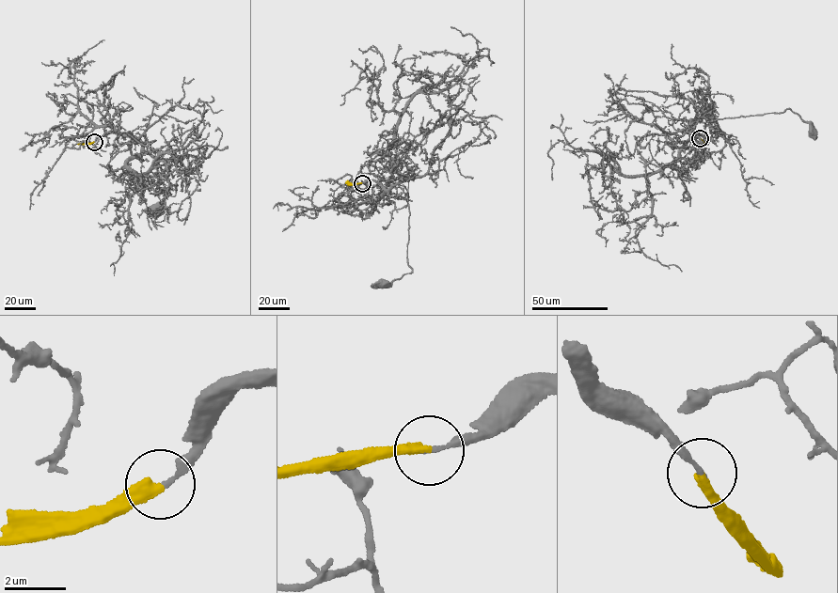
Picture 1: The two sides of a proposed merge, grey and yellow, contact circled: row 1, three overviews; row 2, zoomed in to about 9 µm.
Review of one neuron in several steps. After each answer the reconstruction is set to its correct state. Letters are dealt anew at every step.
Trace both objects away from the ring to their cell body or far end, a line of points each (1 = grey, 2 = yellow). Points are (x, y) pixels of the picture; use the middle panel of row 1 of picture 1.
1: (362, 183), (373, 179), (388, 189), (408, 180), (406, 257), (412, 271), (391, 284), (383, 283)
2: (362, 183), (349, 184), (345, 181)

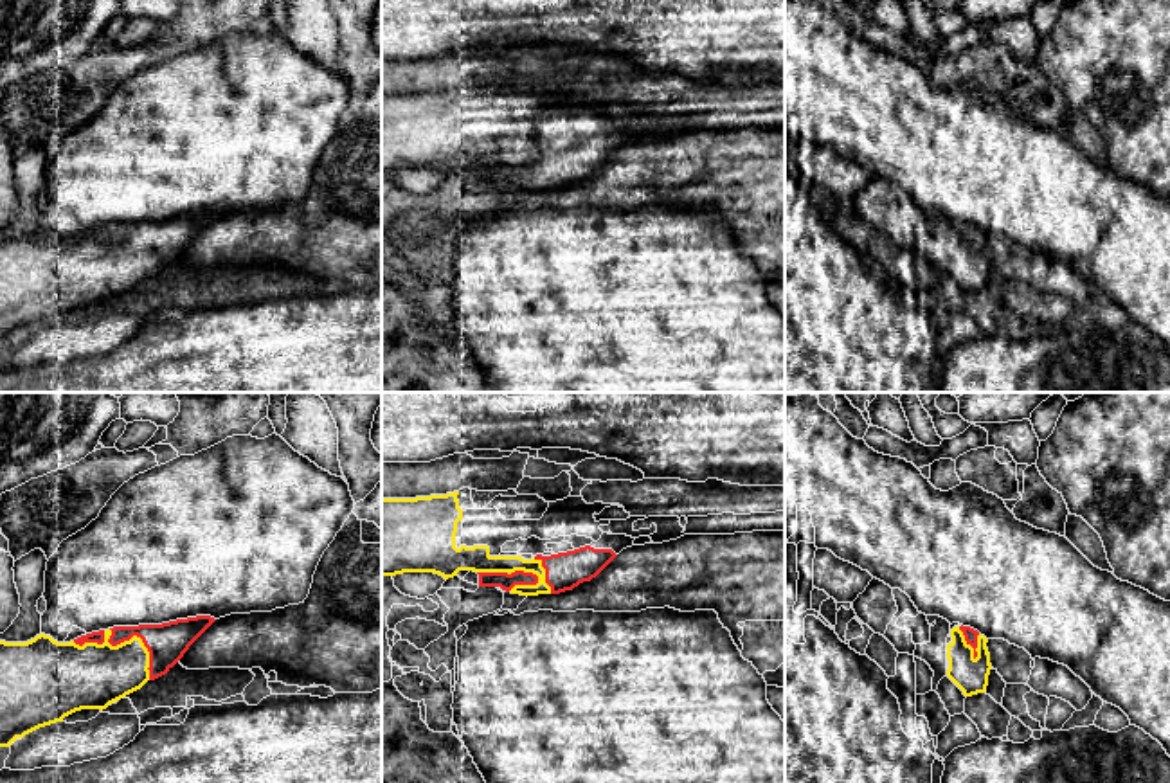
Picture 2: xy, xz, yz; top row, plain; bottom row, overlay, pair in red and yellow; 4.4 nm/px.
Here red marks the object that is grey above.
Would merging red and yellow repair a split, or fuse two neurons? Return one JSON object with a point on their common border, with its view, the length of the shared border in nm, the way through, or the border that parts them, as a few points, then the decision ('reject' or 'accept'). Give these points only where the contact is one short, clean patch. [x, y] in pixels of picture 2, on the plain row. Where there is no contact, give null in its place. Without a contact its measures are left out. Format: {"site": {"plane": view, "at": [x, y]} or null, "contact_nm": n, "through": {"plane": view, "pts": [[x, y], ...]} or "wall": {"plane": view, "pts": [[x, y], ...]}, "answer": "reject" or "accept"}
{"site": {"plane": "xy", "at": [126, 236]}, "contact_nm": 400, "answer": "accept"}

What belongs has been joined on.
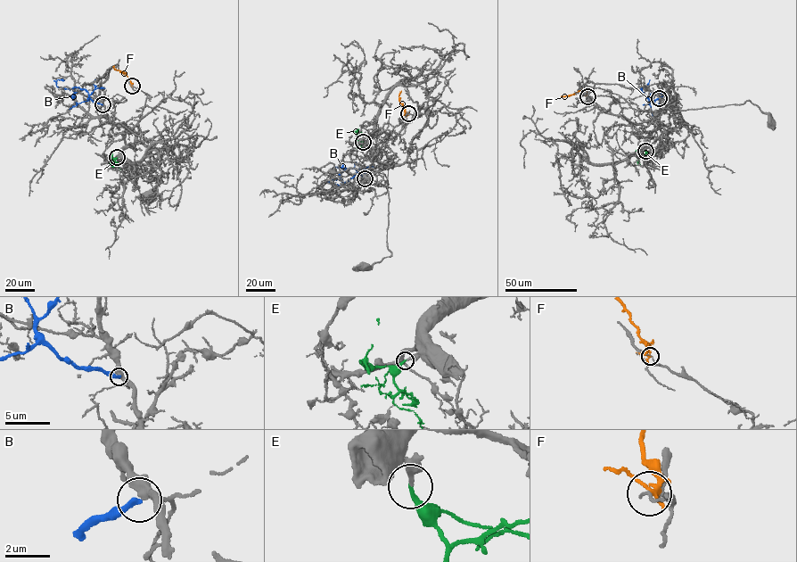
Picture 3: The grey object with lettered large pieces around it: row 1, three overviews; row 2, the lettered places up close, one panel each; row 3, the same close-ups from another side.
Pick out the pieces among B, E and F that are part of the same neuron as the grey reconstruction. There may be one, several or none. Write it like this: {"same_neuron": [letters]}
{"same_neuron": ["E"]}

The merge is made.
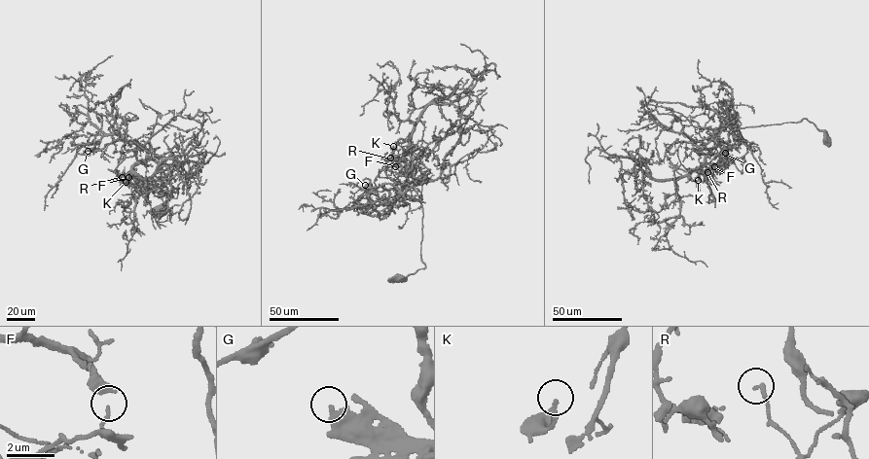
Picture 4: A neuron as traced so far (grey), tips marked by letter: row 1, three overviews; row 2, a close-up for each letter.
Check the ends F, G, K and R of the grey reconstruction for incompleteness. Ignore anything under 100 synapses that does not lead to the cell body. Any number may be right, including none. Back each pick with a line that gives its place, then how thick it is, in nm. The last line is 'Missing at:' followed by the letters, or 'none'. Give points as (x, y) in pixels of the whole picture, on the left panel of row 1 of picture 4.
G: (88, 151) | 280 nm
Missing at: G

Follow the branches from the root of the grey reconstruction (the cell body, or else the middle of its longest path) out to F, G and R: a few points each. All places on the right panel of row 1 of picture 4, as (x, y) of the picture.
F: (826, 140), (823, 131), (806, 119), (717, 130), (718, 143), (705, 159), (707, 170), (714, 166)
G: (826, 140), (823, 131), (806, 119), (716, 129), (724, 129), (718, 138), (725, 153)
R: (826, 140), (823, 131), (806, 119), (717, 130), (718, 143), (705, 159), (706, 166), (710, 169), (707, 172)

